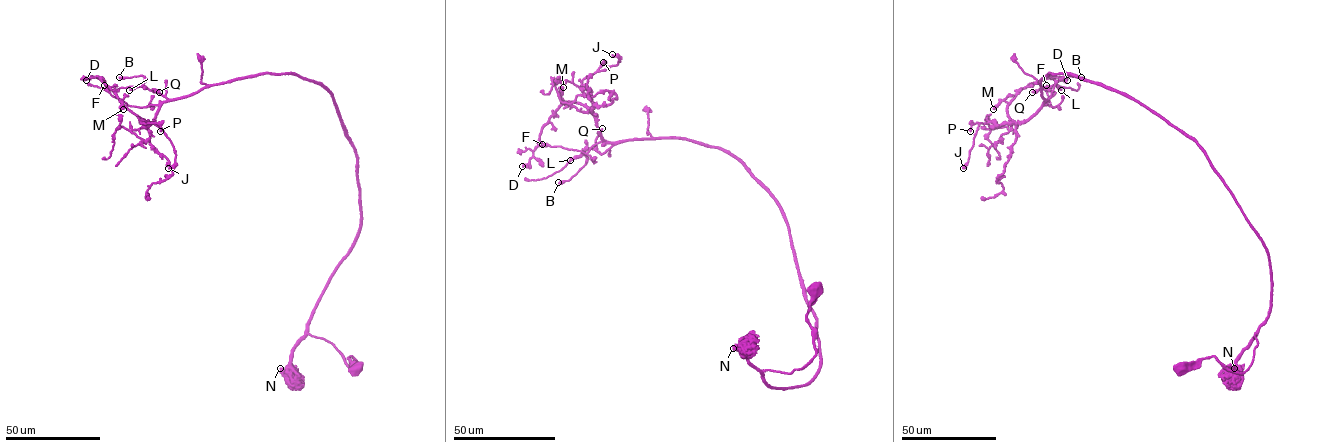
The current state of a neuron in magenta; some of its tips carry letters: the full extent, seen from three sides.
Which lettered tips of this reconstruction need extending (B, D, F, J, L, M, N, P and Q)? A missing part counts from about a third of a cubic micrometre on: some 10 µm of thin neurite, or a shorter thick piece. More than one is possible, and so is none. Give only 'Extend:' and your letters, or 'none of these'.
Extend: none of these

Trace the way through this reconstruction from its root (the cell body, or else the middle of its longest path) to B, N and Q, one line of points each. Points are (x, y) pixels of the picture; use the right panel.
B: (1181, 367), (1249, 367), (1269, 254), (1179, 130), (1076, 76), (1050, 73), (1042, 95), (1081, 77)
N: (1181, 367), (1214, 356), (1224, 367), (1243, 373), (1253, 361), (1258, 344), (1255, 333), (1232, 376), (1234, 368)
Q: (1181, 367), (1251, 364), (1261, 238), (1205, 152), (1138, 102), (1066, 73), (1032, 92)

